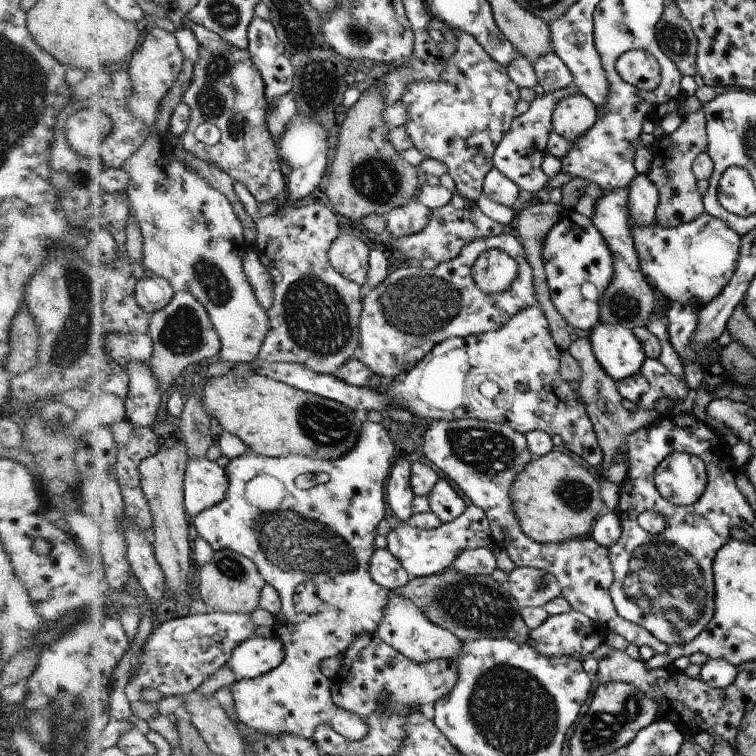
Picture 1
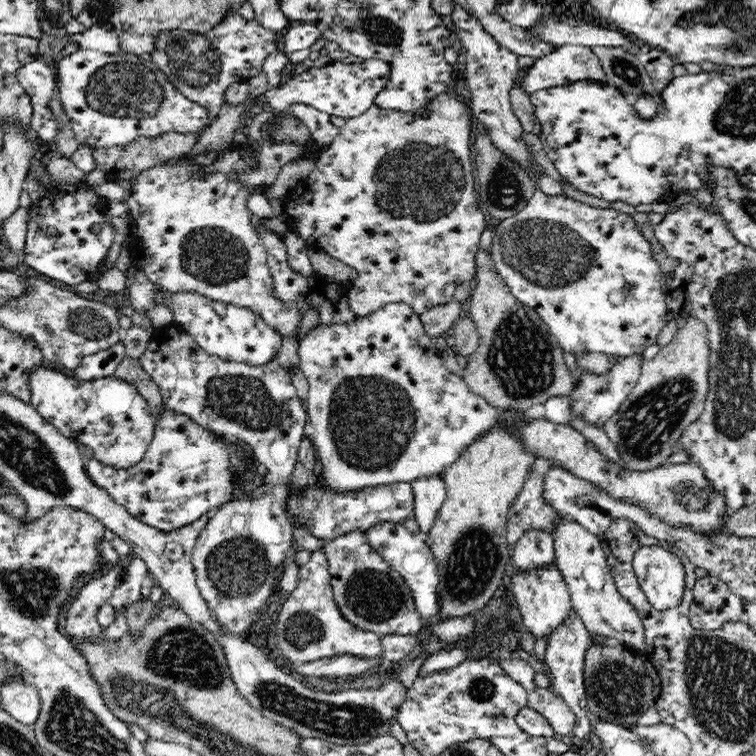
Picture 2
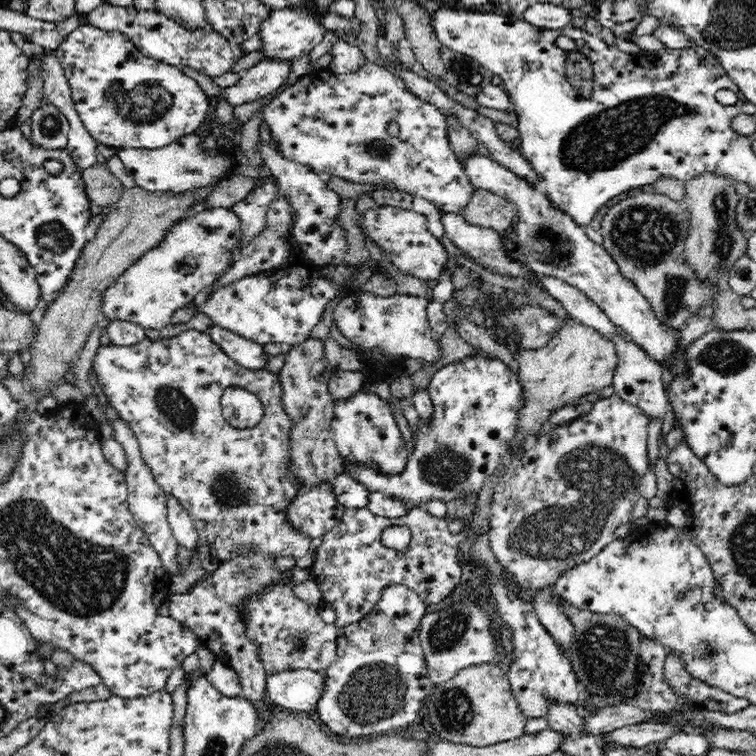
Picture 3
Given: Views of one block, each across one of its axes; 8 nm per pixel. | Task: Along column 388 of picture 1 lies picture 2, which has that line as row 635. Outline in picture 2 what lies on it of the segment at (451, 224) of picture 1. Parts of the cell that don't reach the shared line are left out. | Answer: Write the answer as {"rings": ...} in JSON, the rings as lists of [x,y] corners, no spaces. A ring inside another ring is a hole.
{"rings":[[[173,324],[154,329],[152,331],[151,340],[148,342],[148,349],[142,356],[139,356],[137,360],[140,362],[142,369],[150,376],[150,379],[160,387],[161,398],[168,410],[185,415],[196,422],[196,424],[199,424],[208,430],[212,430],[218,436],[222,436],[225,441],[235,441],[237,444],[244,443],[246,446],[250,446],[254,456],[264,466],[264,469],[267,472],[264,485],[252,490],[250,494],[246,494],[246,496],[241,497],[240,500],[228,500],[213,510],[212,516],[208,519],[206,526],[198,535],[192,553],[197,587],[204,599],[206,599],[207,606],[211,610],[211,613],[216,615],[218,622],[220,622],[220,624],[222,624],[230,633],[239,634],[241,637],[244,637],[248,634],[248,630],[254,626],[255,620],[253,619],[256,617],[257,613],[262,613],[262,608],[270,602],[268,601],[270,596],[277,590],[278,580],[280,580],[282,570],[284,569],[286,554],[288,554],[288,550],[290,550],[290,546],[292,546],[293,522],[290,520],[287,513],[287,500],[290,496],[290,492],[292,492],[292,473],[294,471],[294,464],[296,464],[296,461],[298,460],[299,446],[306,437],[304,436],[304,426],[306,426],[308,420],[307,411],[304,410],[304,402],[297,396],[296,388],[292,384],[291,370],[282,368],[277,362],[277,356],[272,358],[272,362],[256,367],[249,366],[248,364],[225,362],[224,360],[218,359],[216,356],[209,355],[202,351],[198,347],[196,340],[193,340],[192,336],[189,336],[186,332],[182,332],[180,327],[174,326]]]}

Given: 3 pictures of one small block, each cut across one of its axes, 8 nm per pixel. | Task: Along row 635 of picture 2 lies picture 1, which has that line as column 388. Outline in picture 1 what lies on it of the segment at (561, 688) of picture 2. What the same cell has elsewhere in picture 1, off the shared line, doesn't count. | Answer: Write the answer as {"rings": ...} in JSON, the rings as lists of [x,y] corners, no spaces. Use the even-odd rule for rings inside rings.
{"rings":[[[386,548],[376,550],[371,558],[371,576],[389,591],[404,586],[412,578],[402,563]]]}

